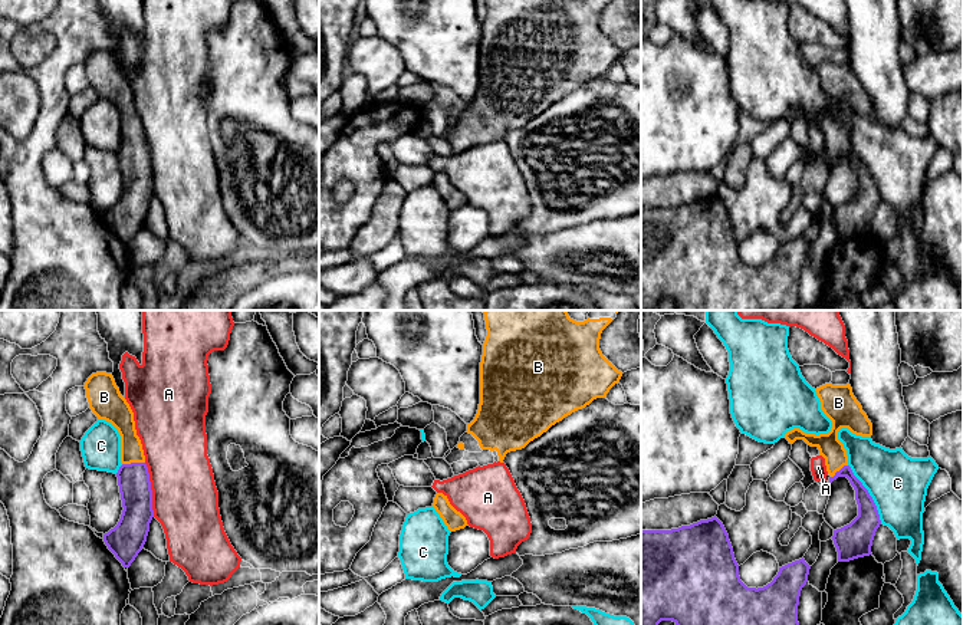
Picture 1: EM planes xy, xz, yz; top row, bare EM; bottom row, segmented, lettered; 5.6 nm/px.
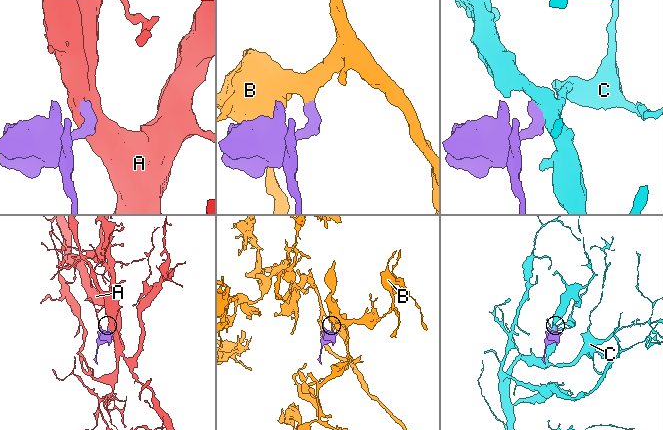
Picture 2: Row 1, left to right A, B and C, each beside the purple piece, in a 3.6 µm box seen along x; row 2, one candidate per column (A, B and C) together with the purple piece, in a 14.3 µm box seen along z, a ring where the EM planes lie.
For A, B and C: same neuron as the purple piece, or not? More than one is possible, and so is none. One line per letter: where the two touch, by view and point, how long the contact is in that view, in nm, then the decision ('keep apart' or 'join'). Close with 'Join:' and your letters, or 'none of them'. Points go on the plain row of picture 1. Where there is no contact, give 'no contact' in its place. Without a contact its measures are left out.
A: meets purple in xy at (151, 168); contact 300 nm long; keep apart
B: meets purple in xy at (132, 141); contact 130 nm long; join
C: meets purple in yz at (868, 173); contact 380 nm long; keep apart
Join: B

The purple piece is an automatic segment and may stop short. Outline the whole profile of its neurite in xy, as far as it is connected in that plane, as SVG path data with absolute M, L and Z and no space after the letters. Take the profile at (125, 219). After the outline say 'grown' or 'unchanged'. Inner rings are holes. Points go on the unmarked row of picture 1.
M96 50L85 60L89 86L111 101L121 114L121 141L116 155L122 178L118 203L103 213L103 220L124 246L129 246L142 228L154 195L148 145L134 91L121 73L112 52Z | grown

